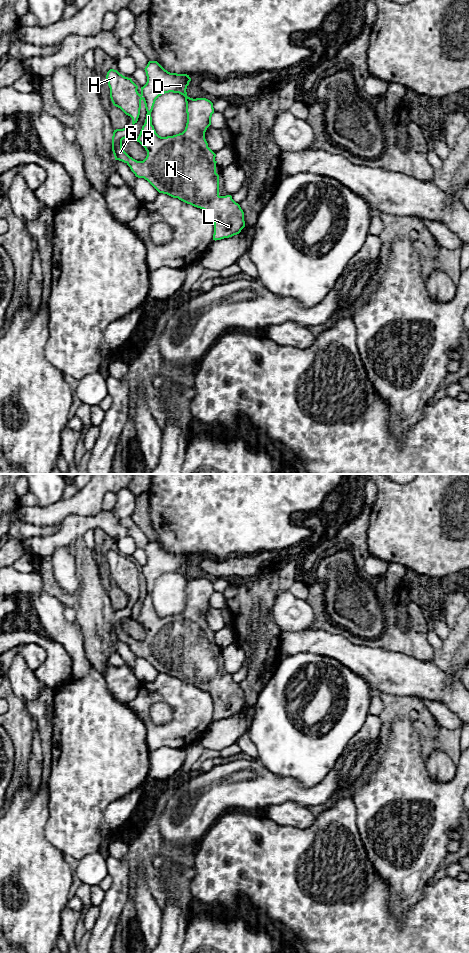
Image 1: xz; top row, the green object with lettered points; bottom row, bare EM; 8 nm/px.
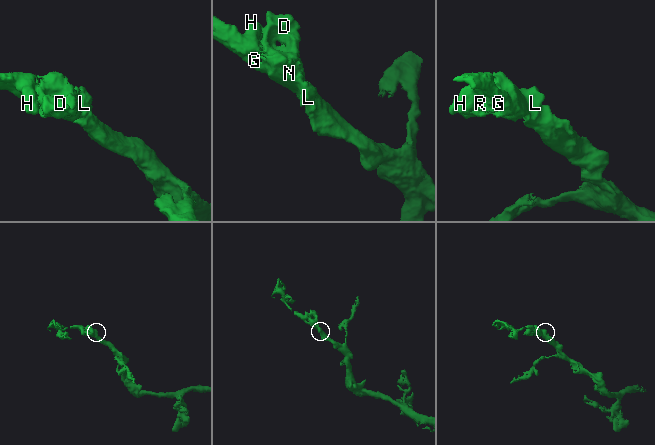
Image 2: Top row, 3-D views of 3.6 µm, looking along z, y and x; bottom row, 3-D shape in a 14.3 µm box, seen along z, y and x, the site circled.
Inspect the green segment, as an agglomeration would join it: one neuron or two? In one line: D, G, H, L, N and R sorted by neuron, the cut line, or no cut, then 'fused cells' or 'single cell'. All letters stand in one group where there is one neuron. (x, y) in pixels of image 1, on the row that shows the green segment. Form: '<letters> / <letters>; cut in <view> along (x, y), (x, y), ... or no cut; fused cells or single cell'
D G H L N R; no cut; single cell

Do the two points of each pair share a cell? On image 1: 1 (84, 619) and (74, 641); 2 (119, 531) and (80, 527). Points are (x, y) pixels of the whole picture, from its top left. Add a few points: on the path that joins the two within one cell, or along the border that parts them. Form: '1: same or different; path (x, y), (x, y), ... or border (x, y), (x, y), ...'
1: different; border (74, 621), (82, 633), (83, 650), (85, 652)
2: same; path (109, 523), (90, 523)

